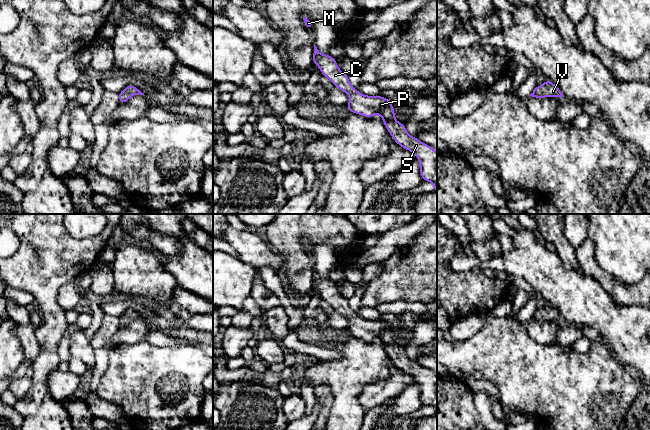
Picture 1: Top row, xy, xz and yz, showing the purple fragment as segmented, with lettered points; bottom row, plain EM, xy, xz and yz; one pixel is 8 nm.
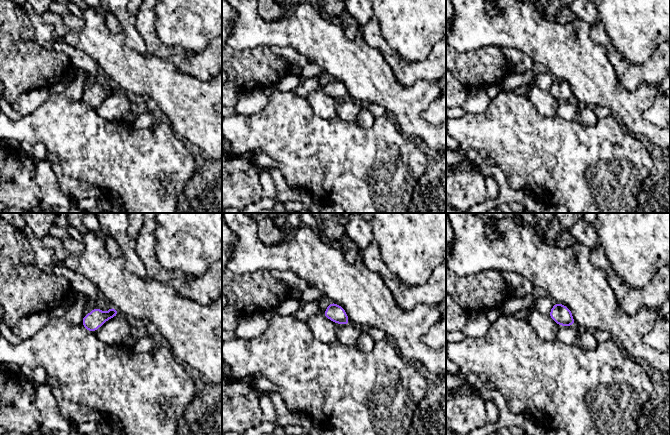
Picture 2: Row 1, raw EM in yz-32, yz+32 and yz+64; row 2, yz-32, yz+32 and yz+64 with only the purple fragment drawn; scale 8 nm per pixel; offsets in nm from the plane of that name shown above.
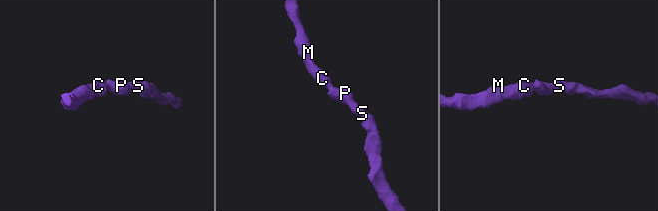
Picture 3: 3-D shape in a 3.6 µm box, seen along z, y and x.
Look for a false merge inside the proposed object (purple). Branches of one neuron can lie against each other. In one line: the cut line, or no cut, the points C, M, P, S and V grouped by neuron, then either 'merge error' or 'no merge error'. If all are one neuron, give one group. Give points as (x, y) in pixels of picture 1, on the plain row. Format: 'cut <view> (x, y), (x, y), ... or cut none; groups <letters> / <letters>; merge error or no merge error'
cut none; groups C M P S V; no merge error

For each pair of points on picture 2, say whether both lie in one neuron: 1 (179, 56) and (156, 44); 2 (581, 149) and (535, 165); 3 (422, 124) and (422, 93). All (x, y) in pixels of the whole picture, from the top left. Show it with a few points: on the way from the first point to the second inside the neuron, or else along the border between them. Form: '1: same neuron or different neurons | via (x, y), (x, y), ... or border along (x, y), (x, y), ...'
1: same neuron | via (173, 55), (167, 54), (162, 50)
2: same neuron | via (570, 160), (567, 163), (546, 165)
3: same neuron | via (418, 116), (418, 101)

